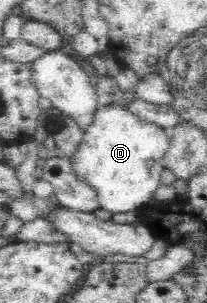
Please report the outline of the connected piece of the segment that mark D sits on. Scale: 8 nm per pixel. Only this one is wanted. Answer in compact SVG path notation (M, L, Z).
M122 106L100 107L76 150L66 160L75 179L90 187L98 197L98 208L116 213L145 213L148 202L161 184L162 161L170 148L169 131L158 125L139 121Z

